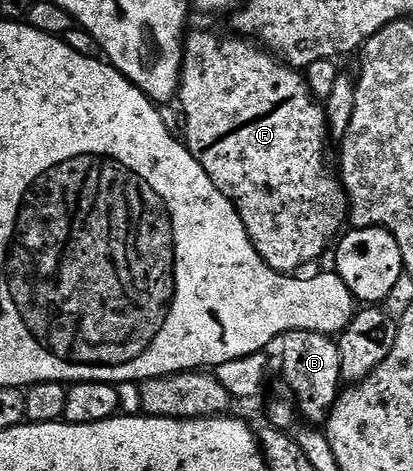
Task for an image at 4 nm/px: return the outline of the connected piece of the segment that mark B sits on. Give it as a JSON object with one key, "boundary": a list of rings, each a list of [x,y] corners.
{"boundary":[[[289,331],[278,336],[277,347],[282,379],[286,382],[287,389],[294,394],[292,403],[297,414],[302,419],[306,418],[307,424],[325,424],[344,383],[340,373],[340,349],[337,342],[331,336],[315,331]]]}

